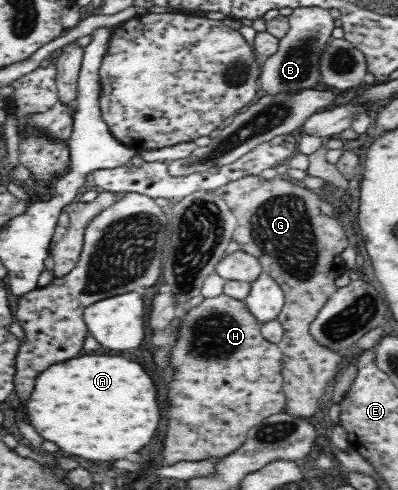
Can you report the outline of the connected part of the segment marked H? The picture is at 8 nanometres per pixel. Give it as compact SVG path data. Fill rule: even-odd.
M224 293L217 297L211 297L211 299L205 298L200 305L189 307L189 311L179 323L179 327L181 327L181 333L179 333L181 337L177 339L177 345L171 353L171 363L175 367L175 375L173 375L173 381L169 383L169 411L167 411L169 421L167 421L167 437L165 437L165 449L163 449L165 465L173 465L178 461L223 459L245 443L247 433L252 427L271 415L283 413L283 409L286 408L286 395L283 391L284 378L282 377L283 352L278 344L271 343L262 336L261 325L251 315L244 300L235 299Z

